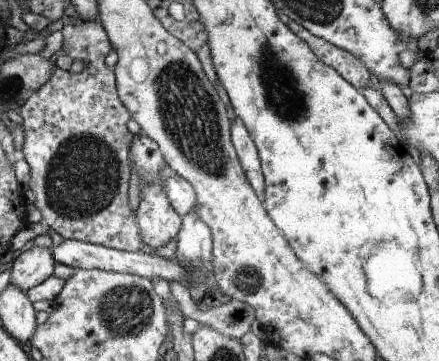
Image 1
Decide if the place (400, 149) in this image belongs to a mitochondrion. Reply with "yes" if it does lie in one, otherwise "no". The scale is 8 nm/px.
no

